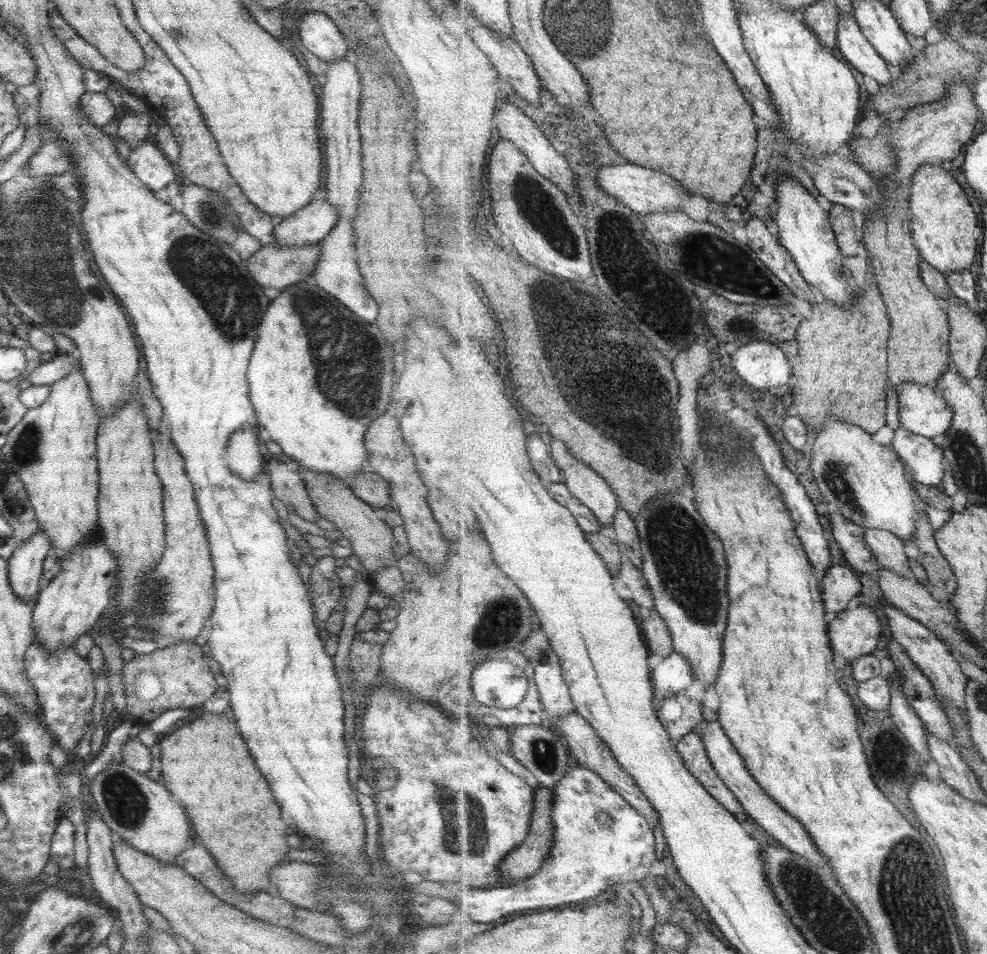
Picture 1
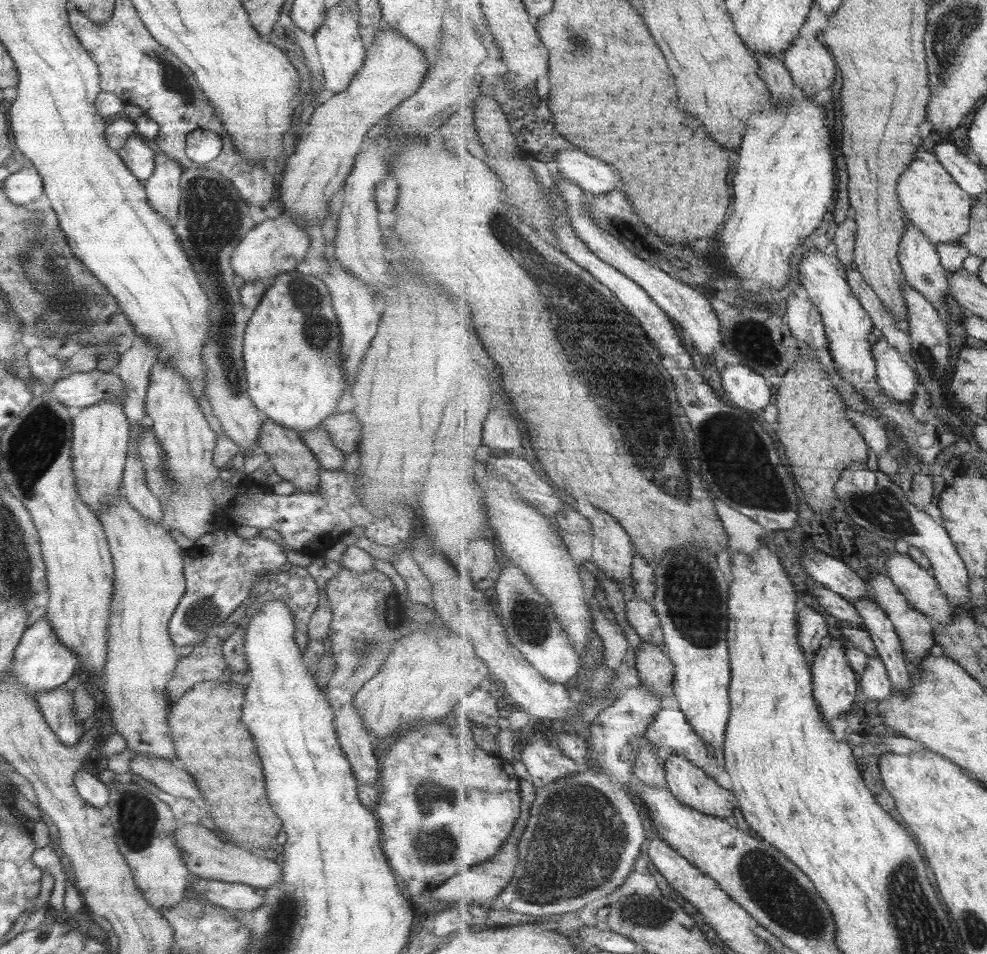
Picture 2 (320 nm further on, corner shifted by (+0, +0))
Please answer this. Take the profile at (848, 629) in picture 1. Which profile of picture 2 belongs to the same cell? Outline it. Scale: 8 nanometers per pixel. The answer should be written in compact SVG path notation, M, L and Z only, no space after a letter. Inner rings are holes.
M845 640L826 641L811 660L811 669L814 675L814 699L818 702L826 722L833 720L835 716L847 714L853 708L860 682L857 682L856 670L847 658Z

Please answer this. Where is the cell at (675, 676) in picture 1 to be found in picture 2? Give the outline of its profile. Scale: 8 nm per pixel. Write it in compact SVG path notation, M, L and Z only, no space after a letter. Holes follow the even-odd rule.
M642 686L630 688L627 692L624 692L611 706L608 706L602 713L594 720L591 725L592 735L589 738L590 747L592 748L593 761L596 762L590 770L585 770L575 776L567 776L548 784L546 787L538 787L537 800L535 800L535 806L532 806L531 820L528 822L528 827L524 832L524 835L520 838L518 847L520 850L520 864L516 870L515 876L510 879L510 883L506 886L504 891L498 896L498 902L502 903L503 909L509 909L513 912L518 912L521 915L527 914L531 916L549 916L549 914L565 914L565 912L572 912L576 914L578 910L581 910L583 906L587 906L589 902L595 902L595 900L603 900L605 896L609 896L613 890L617 890L625 878L633 872L633 866L635 866L635 860L641 852L641 844L648 839L649 832L646 826L647 820L642 817L641 806L634 801L635 793L635 777L633 776L634 764L638 760L638 755L643 749L643 745L647 742L646 732L650 728L651 722L654 721L655 715L663 710L661 708L661 694L656 694L654 690Z

